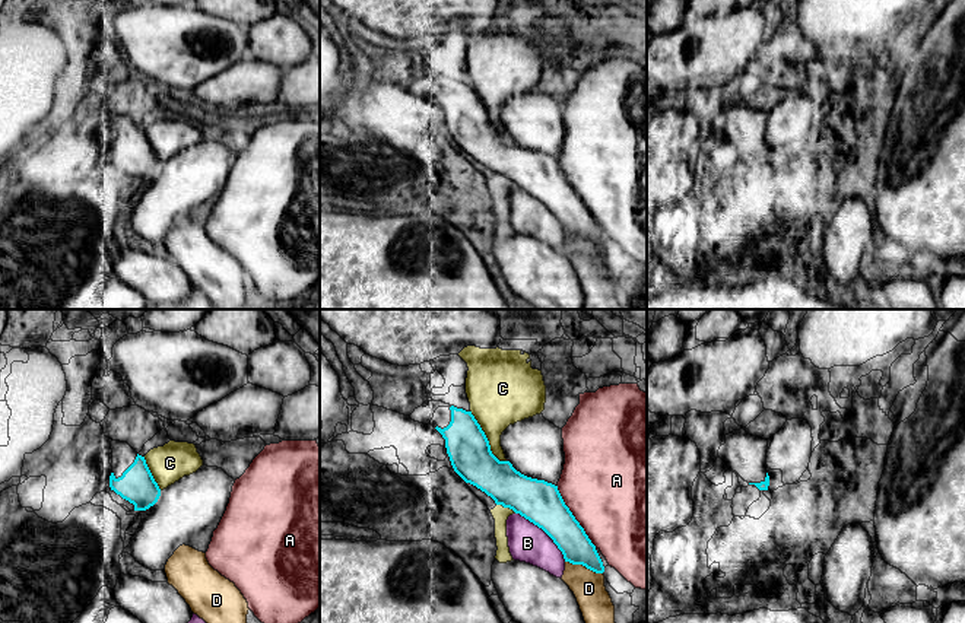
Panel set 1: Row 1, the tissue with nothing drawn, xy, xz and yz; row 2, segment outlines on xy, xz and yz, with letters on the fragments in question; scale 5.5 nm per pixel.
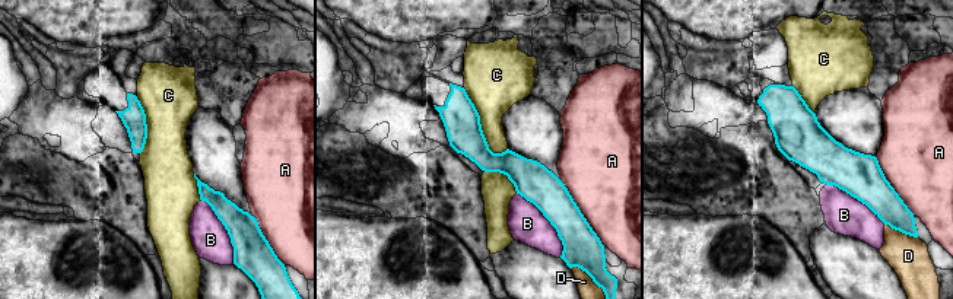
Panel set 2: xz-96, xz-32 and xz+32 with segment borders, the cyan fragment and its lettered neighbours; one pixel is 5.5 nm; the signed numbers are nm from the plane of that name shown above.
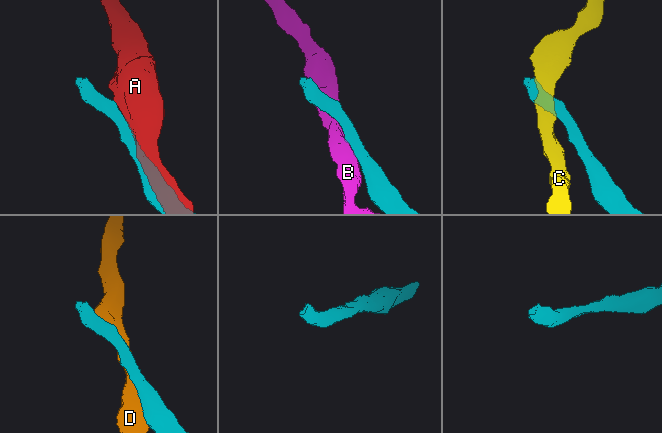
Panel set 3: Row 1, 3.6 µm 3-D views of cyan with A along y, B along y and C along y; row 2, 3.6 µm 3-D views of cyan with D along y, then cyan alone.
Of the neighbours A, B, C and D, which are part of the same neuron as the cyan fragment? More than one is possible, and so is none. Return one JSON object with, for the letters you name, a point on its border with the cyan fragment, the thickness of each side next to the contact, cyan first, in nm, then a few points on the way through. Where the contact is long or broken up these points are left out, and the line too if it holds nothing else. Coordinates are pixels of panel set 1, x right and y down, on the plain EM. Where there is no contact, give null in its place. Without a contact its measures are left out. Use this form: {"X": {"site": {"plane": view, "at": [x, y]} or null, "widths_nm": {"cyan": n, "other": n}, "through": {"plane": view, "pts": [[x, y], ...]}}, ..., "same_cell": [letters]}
{"same_cell": []}

